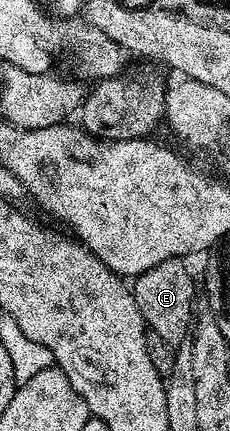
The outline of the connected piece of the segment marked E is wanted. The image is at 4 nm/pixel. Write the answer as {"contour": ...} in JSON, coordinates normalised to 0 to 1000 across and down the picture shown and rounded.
{"contour":[[[743,599],[704,613],[687,613],[670,622],[652,622],[635,631],[596,636],[583,652],[570,657],[565,671],[583,696],[600,705],[600,715],[617,724],[630,749],[648,766],[687,770],[687,780],[704,780],[704,789],[722,789],[739,800],[783,807],[804,800],[800,794],[822,791],[826,777],[843,766],[843,735],[835,738],[835,717],[852,710],[852,664],[861,673],[861,654],[835,647],[826,629],[800,619],[796,606]]]}

